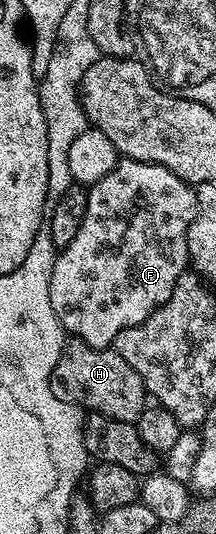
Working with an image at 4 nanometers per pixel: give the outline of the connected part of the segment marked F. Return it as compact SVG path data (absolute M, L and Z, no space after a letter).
M125 158L103 180L88 187L88 192L83 224L79 224L75 240L60 247L53 265L51 308L55 308L55 316L59 316L66 335L103 350L112 347L123 328L143 324L155 308L171 300L179 276L190 265L188 228L197 215L197 191L167 168Z

